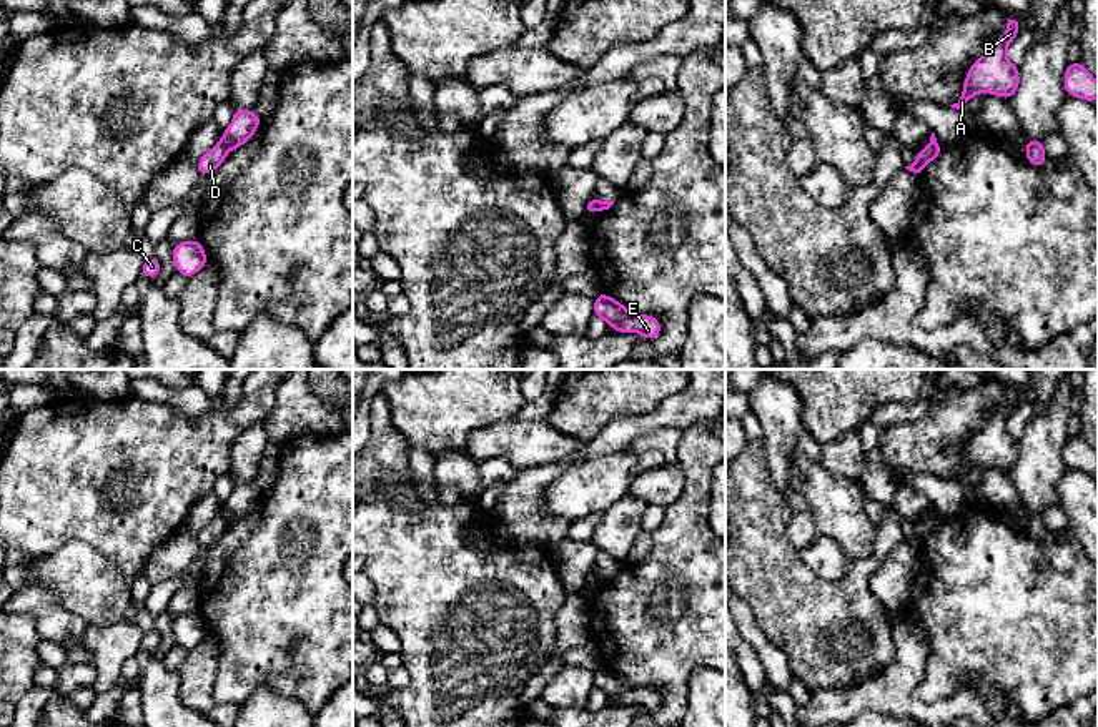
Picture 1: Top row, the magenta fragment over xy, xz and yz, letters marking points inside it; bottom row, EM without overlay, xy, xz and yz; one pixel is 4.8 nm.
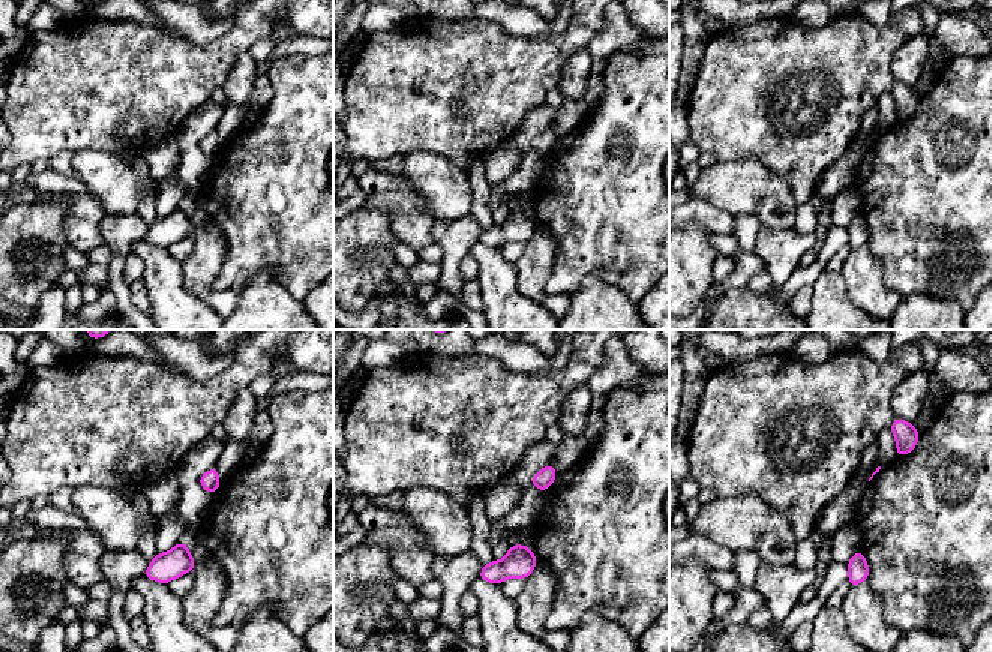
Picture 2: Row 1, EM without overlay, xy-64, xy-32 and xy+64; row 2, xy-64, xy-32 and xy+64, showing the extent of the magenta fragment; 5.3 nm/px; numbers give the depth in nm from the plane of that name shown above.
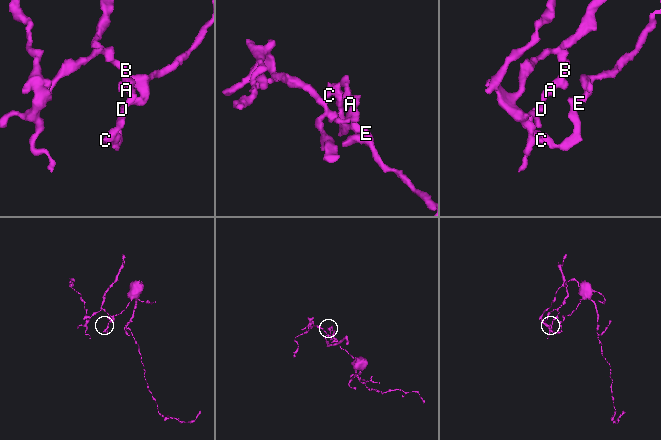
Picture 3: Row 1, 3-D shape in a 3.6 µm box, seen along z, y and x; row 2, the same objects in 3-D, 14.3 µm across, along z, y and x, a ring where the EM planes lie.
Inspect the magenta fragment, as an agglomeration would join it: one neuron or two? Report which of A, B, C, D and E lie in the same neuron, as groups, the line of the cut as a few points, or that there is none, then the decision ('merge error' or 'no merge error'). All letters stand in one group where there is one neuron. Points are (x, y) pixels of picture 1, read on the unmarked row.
A B / C D E | xy (222, 513), (228, 523) | merge error

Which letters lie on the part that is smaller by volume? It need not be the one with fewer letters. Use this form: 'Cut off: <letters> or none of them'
Cut off: A, B

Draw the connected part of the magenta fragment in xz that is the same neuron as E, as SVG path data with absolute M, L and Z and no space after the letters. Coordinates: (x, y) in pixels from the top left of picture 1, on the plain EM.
M604 665L594 672L594 687L619 705L637 704L647 712L655 712L660 707L660 695L654 689L631 685Z

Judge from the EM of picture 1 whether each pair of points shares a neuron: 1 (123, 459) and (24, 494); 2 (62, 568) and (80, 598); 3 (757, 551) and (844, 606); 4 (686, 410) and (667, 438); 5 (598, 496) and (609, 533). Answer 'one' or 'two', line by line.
1: one
2: one
3: one
4: two
5: two

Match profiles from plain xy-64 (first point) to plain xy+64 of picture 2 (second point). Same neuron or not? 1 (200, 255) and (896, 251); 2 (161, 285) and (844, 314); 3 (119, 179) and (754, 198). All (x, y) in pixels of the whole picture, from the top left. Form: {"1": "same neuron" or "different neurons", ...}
{"1": "different neurons", "2": "same neuron", "3": "same neuron"}

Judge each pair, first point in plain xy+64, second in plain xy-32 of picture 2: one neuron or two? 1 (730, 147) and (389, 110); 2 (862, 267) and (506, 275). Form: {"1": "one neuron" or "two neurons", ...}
{"1": "one neuron", "2": "two neurons"}

